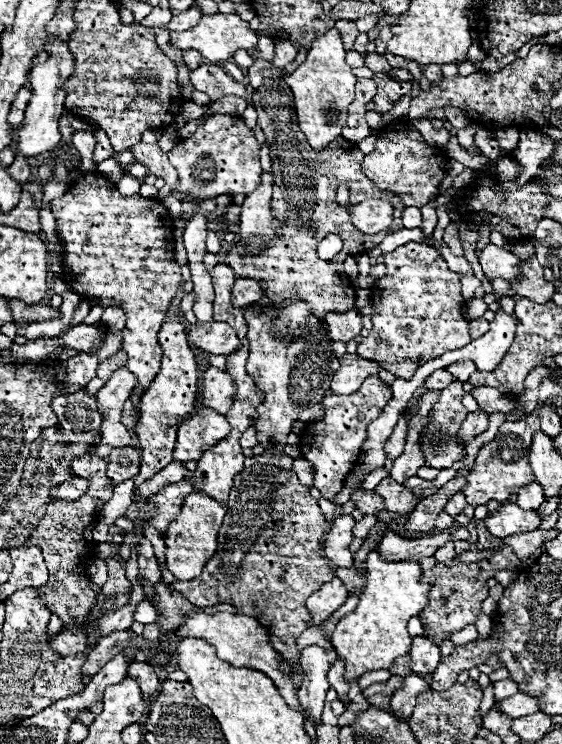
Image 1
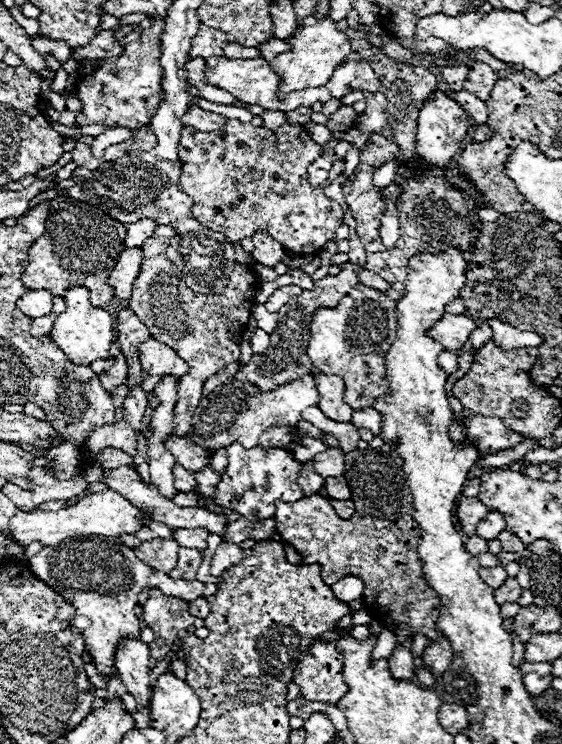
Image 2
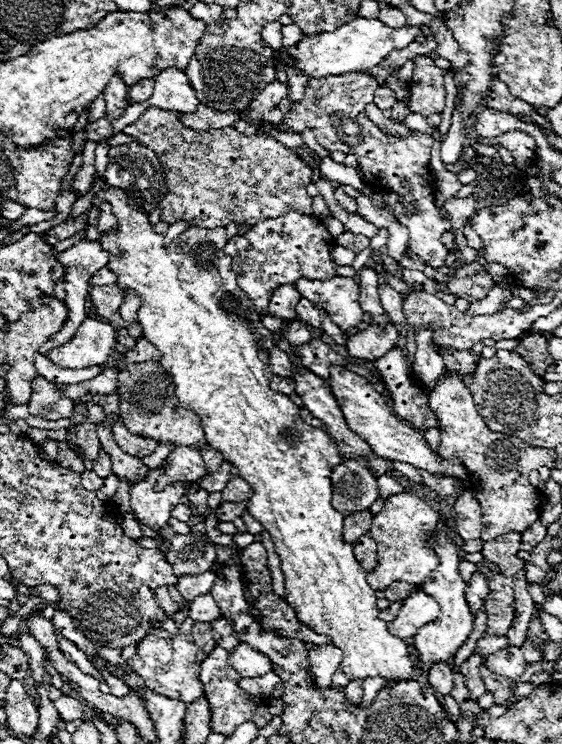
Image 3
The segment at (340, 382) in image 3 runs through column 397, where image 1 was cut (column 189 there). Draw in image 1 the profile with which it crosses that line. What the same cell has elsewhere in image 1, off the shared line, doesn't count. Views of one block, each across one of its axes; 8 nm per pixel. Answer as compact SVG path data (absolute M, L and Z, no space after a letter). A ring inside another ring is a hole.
M202 406L192 416L184 418L178 426L178 440L174 448L174 460L190 462L200 460L204 450L212 444L224 440L230 434L230 424L226 416L218 414L216 410Z

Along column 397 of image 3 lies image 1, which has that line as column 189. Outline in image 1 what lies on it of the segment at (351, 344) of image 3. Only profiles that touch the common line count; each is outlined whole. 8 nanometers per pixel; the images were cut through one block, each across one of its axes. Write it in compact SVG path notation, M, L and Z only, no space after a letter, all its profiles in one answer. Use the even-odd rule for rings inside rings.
M196 322L186 330L188 342L208 354L228 354L240 348L236 332L224 322Z

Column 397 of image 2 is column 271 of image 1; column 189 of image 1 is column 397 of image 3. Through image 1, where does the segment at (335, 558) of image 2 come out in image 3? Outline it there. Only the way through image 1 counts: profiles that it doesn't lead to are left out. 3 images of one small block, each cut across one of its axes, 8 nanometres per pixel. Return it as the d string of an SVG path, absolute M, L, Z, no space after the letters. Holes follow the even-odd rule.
M398 580L398 582L392 582L392 584L384 590L384 598L390 600L390 602L396 602L396 600L408 598L412 592L416 592L416 590L412 588L412 584Z

